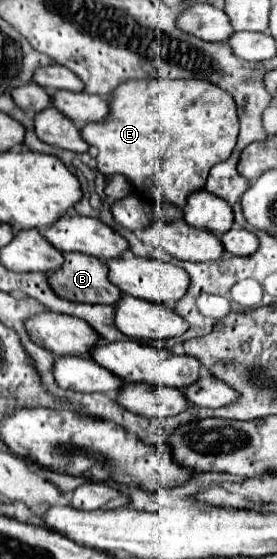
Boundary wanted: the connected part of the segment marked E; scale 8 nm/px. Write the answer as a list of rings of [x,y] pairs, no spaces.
[[[145,79],[145,81],[129,81],[117,87],[109,101],[111,117],[101,123],[87,123],[81,133],[85,141],[97,147],[97,171],[103,175],[125,175],[137,195],[151,195],[163,203],[175,203],[183,207],[187,197],[205,187],[209,169],[221,161],[225,161],[239,133],[237,109],[235,101],[229,93],[215,87],[209,81],[201,79]]]

